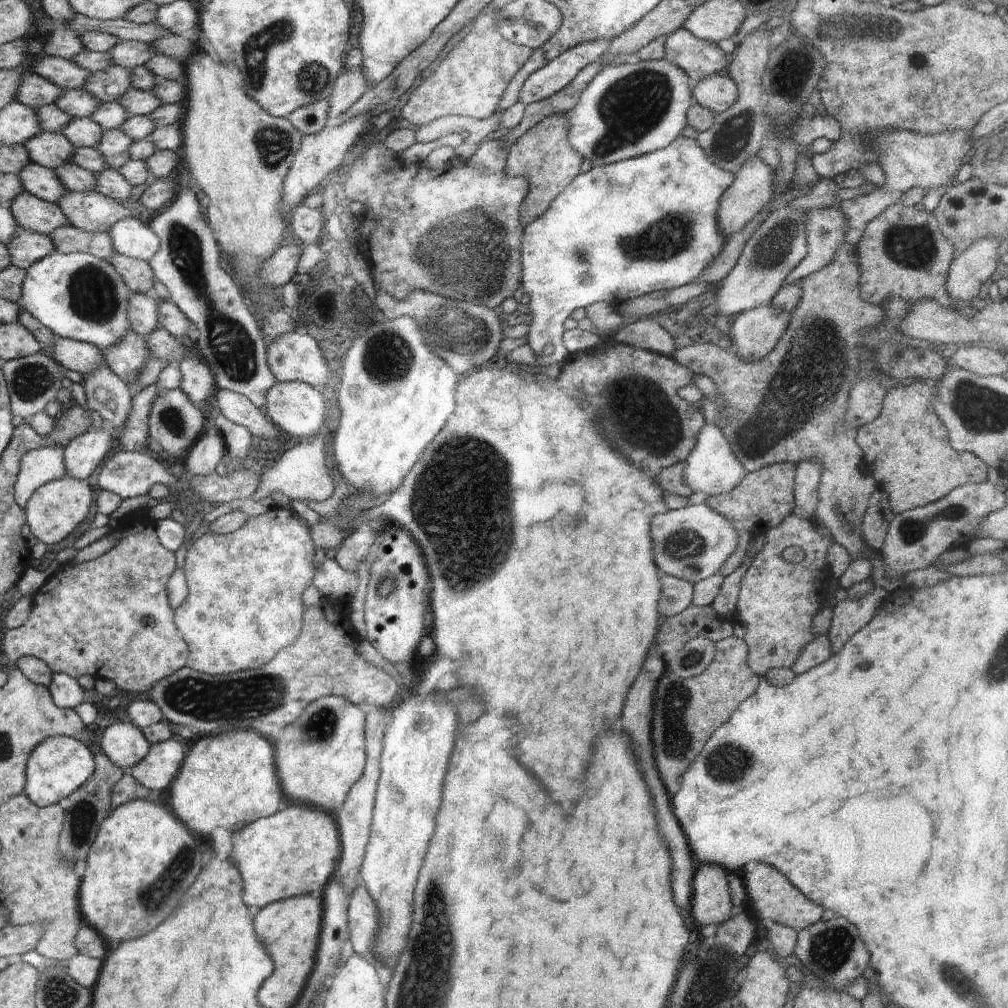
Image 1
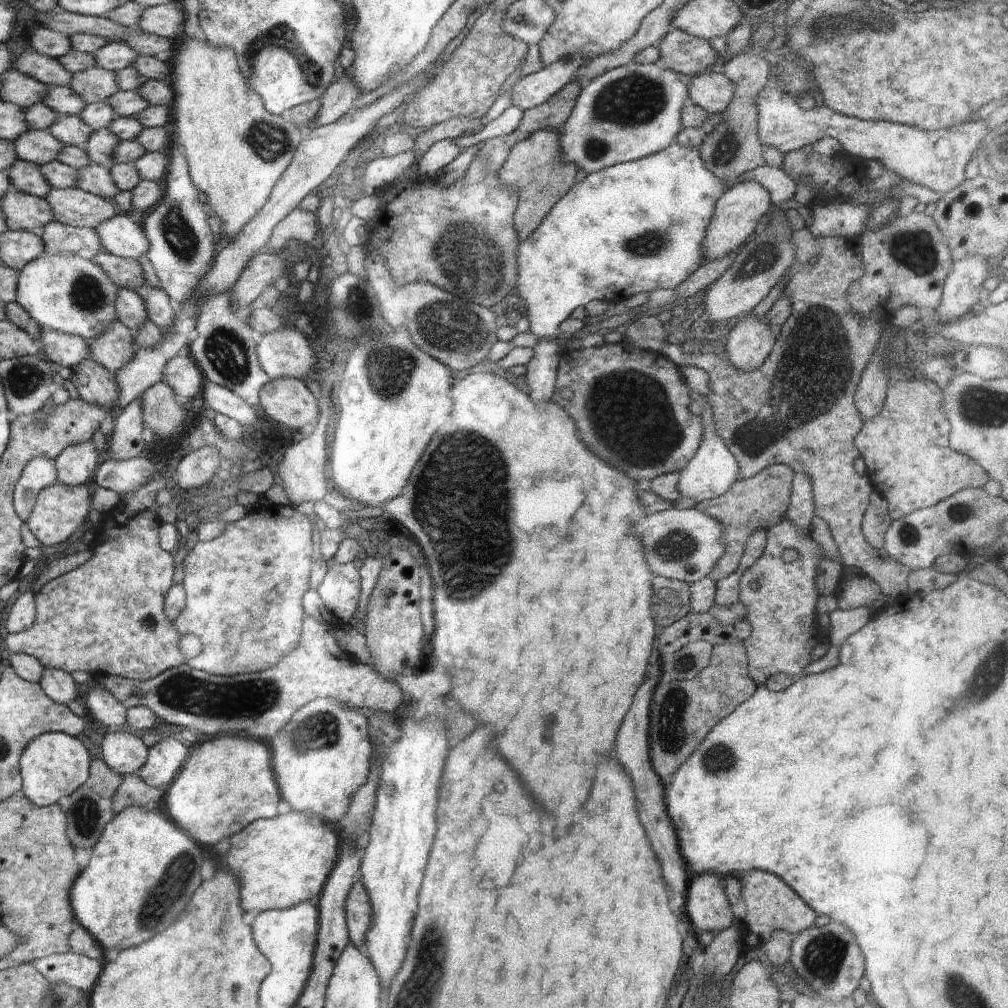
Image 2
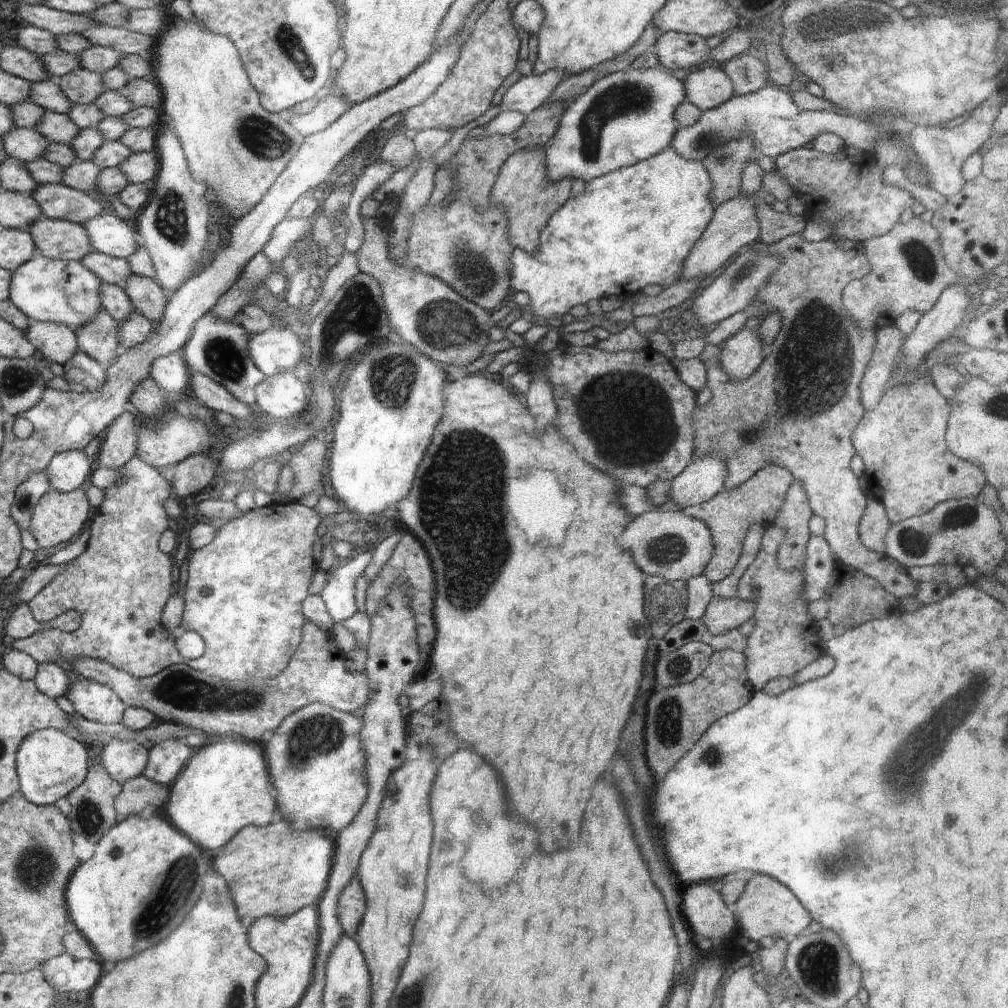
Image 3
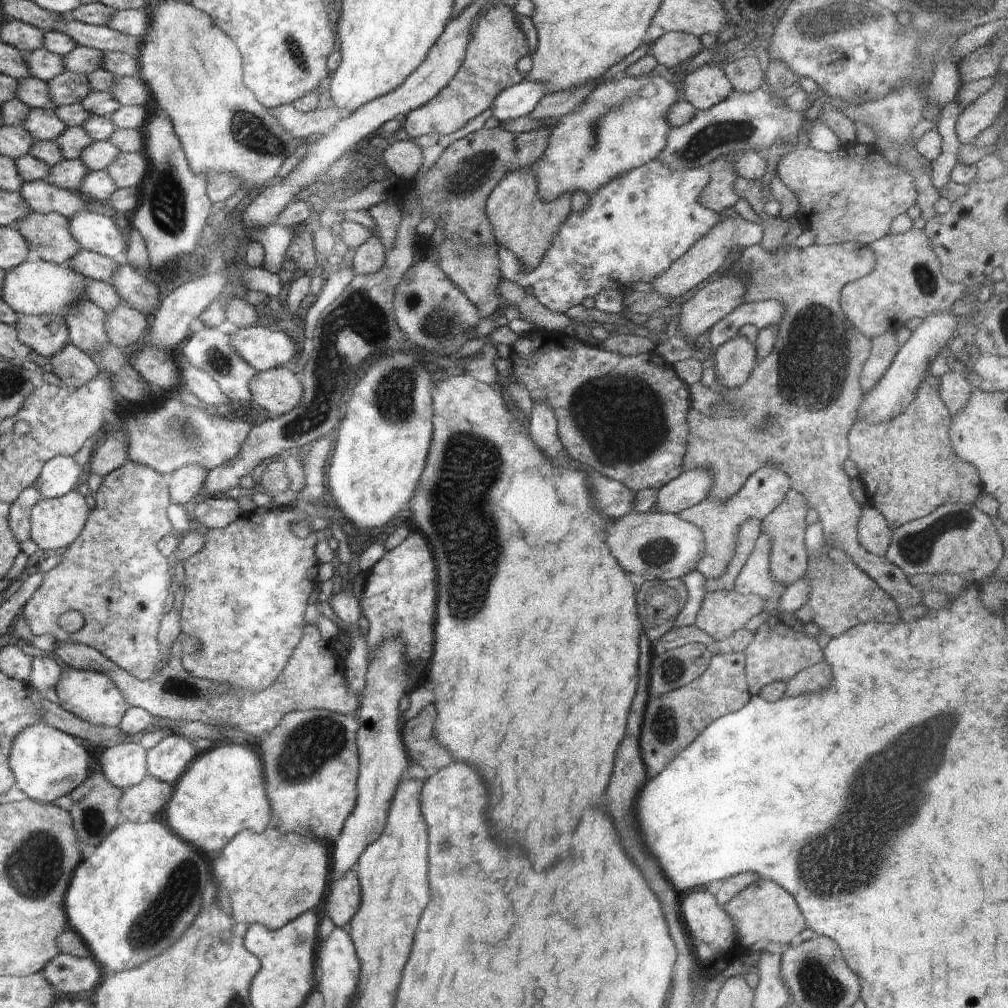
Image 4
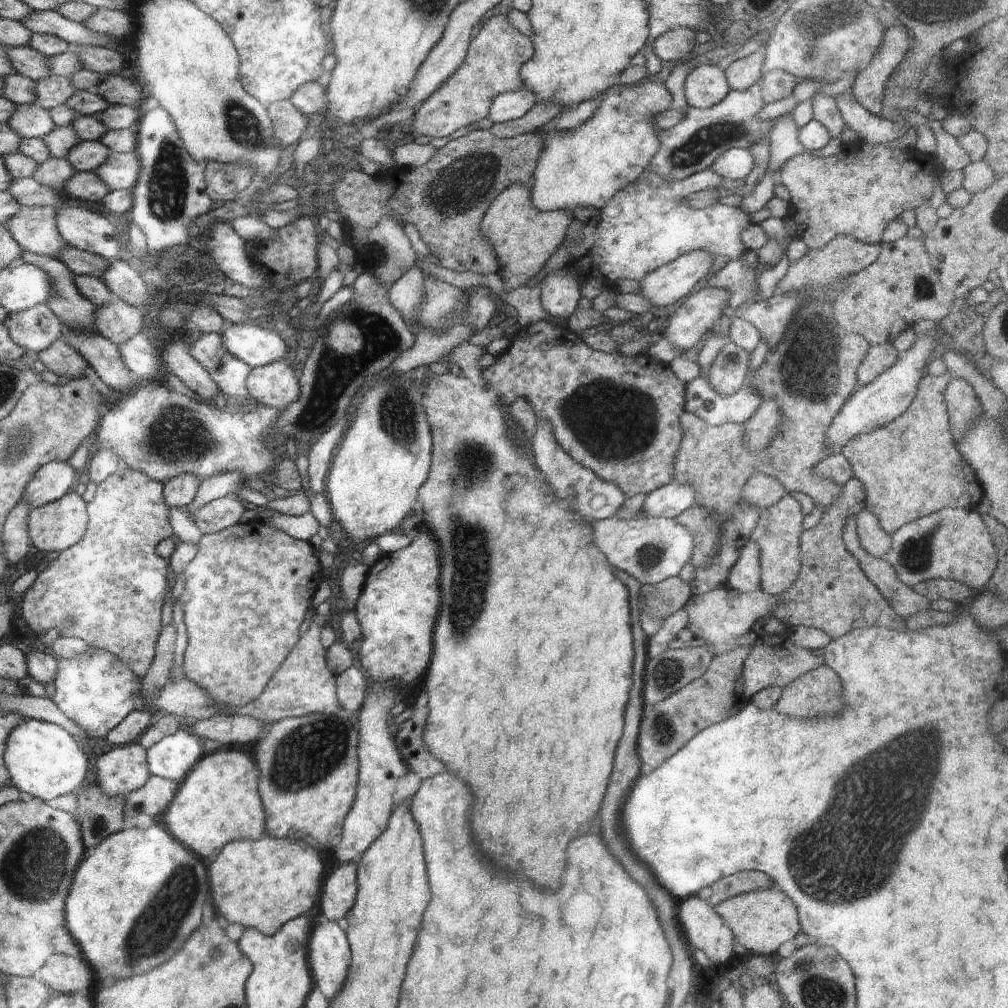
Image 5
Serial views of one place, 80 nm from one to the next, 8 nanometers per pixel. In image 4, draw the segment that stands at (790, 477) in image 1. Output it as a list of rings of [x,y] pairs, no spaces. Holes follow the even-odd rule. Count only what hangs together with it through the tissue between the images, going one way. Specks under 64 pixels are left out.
[[[768,465],[759,468],[756,472],[753,472],[748,477],[748,480],[746,480],[746,482],[742,485],[742,488],[732,498],[729,498],[726,501],[719,501],[718,499],[712,499],[707,496],[698,504],[679,512],[678,516],[682,520],[696,525],[703,532],[703,537],[705,540],[703,555],[695,564],[695,569],[702,576],[705,576],[706,579],[718,578],[724,572],[724,570],[726,570],[726,567],[734,554],[738,527],[742,525],[747,518],[755,518],[761,522],[766,515],[769,515],[770,512],[772,512],[779,504],[782,504],[785,494],[790,489],[791,482],[789,481],[789,476],[779,468]]]

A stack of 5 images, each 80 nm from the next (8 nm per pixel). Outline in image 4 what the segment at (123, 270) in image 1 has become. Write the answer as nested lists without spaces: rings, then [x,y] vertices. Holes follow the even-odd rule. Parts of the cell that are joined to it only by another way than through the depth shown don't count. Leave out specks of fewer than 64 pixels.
[[[78,249],[78,252],[69,258],[68,266],[82,274],[84,278],[110,281],[114,271],[121,266],[121,262],[95,252]]]

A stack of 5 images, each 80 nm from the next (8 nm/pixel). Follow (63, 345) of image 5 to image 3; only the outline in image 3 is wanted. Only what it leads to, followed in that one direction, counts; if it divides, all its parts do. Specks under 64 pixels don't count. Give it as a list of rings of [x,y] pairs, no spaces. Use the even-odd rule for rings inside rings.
[[[79,349],[66,364],[62,364],[62,370],[70,391],[78,394],[100,390],[106,382],[106,368]]]

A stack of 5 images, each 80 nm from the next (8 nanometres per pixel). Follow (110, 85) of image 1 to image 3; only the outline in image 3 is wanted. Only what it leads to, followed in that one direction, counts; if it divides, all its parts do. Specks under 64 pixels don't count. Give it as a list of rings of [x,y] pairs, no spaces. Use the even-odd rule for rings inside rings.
[[[82,67],[72,69],[57,79],[64,96],[73,104],[87,105],[105,91],[102,90],[101,74],[90,72]]]

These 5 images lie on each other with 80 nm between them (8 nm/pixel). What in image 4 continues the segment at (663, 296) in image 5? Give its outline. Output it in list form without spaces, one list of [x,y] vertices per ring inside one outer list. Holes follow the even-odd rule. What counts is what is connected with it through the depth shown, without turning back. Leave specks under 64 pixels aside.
[[[739,214],[725,217],[712,230],[700,240],[695,242],[679,259],[676,259],[666,271],[661,272],[654,281],[650,282],[653,286],[652,292],[669,297],[670,299],[684,296],[688,290],[699,286],[714,272],[722,271],[722,264],[727,254],[735,249],[743,250],[746,247],[760,245],[763,239],[763,226],[751,223],[743,219]]]

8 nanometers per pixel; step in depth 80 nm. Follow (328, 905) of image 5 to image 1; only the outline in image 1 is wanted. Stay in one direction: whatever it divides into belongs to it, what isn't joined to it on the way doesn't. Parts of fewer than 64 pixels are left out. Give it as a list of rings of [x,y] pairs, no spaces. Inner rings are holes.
[[[356,886],[350,894],[347,907],[349,942],[353,953],[370,958],[376,965],[375,938],[378,934],[378,908],[364,886]]]

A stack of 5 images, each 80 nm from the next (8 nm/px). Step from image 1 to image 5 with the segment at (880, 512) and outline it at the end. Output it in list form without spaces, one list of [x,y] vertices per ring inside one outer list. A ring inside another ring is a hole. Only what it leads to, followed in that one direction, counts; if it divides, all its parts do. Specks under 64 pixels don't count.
[[[865,508],[855,516],[861,547],[874,558],[884,560],[891,547],[891,537],[880,526],[879,520]]]

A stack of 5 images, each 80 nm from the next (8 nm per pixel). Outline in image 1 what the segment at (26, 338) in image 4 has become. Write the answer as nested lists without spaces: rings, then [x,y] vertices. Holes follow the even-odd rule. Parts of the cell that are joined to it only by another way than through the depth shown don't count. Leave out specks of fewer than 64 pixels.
[[[58,335],[53,336],[52,344],[47,352],[58,364],[63,365],[65,369],[80,372],[82,375],[85,375],[88,371],[96,368],[100,363],[105,363],[103,352],[97,346]]]

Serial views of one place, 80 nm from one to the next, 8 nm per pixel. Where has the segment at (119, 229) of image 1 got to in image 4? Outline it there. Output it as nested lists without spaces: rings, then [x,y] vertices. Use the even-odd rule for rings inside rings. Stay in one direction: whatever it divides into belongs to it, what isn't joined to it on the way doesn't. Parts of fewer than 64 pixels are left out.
[[[103,207],[82,210],[67,218],[68,228],[82,249],[115,259],[126,250],[126,236],[108,218],[108,210]]]

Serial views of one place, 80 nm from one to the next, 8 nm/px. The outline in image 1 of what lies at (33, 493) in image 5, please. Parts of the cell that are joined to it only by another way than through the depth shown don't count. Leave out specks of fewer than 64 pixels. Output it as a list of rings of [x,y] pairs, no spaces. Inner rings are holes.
[[[109,425],[107,427],[110,430],[92,428],[67,444],[63,450],[63,459],[68,476],[86,481],[88,476],[96,470],[96,466],[112,448],[116,437],[115,431]]]

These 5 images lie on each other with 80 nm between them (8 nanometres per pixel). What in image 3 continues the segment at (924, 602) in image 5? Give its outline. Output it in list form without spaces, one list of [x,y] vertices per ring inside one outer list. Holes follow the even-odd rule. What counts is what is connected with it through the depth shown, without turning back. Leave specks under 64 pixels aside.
[[[794,233],[793,235],[787,236],[774,244],[769,244],[768,247],[759,241],[753,244],[758,251],[762,250],[770,255],[776,255],[781,260],[778,268],[774,270],[774,272],[767,278],[764,286],[755,294],[754,300],[754,302],[758,302],[759,304],[764,304],[770,308],[776,309],[781,314],[781,332],[773,340],[773,343],[767,350],[765,358],[759,364],[756,372],[753,372],[745,381],[732,383],[729,380],[725,370],[722,370],[719,364],[712,367],[709,366],[709,363],[712,363],[712,361],[706,362],[706,385],[708,385],[708,388],[711,390],[712,398],[708,400],[703,407],[697,406],[695,408],[694,415],[692,415],[692,420],[695,422],[694,458],[703,457],[704,455],[717,455],[725,462],[725,465],[727,466],[727,475],[724,479],[724,488],[722,491],[729,491],[738,488],[740,485],[743,485],[753,474],[756,474],[756,472],[758,472],[761,468],[768,465],[778,465],[780,468],[788,469],[790,474],[792,474],[797,483],[801,485],[804,492],[807,494],[807,499],[809,500],[809,505],[813,514],[817,514],[818,516],[824,518],[825,528],[823,537],[826,539],[826,542],[828,543],[830,550],[833,552],[839,566],[850,567],[871,576],[874,580],[879,582],[879,585],[884,588],[886,592],[893,594],[900,601],[902,598],[912,598],[912,596],[915,596],[917,593],[916,582],[910,579],[907,569],[905,569],[900,563],[897,563],[896,560],[892,560],[886,554],[881,555],[876,551],[867,549],[862,544],[859,537],[858,527],[862,515],[864,514],[867,500],[866,495],[861,489],[859,477],[854,474],[854,471],[850,466],[850,461],[856,455],[851,436],[854,427],[856,424],[858,424],[858,421],[864,416],[865,413],[865,408],[863,407],[861,401],[859,386],[864,371],[866,370],[866,365],[870,360],[871,354],[874,352],[877,331],[860,331],[858,326],[856,326],[856,322],[852,320],[849,312],[846,310],[846,308],[844,308],[842,302],[842,291],[844,290],[844,287],[851,281],[867,275],[871,271],[871,264],[862,249],[854,250],[854,248],[848,248],[848,250],[844,250],[842,244],[846,244],[846,246],[848,246],[848,242],[846,242],[846,240],[835,241],[832,238],[824,239],[820,242],[809,243],[802,238],[801,233]]]

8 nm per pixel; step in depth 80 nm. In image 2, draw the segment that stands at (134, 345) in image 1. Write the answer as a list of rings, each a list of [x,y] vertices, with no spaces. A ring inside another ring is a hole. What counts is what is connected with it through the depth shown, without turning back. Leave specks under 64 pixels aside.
[[[117,320],[110,331],[106,328],[98,338],[87,341],[92,352],[91,359],[115,375],[124,364],[134,360],[137,351],[134,337],[135,334]]]

